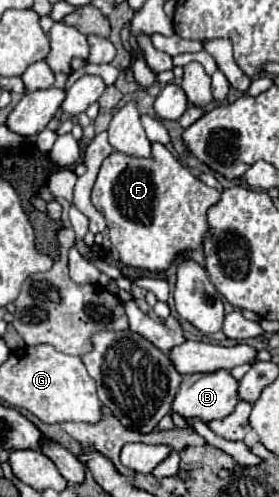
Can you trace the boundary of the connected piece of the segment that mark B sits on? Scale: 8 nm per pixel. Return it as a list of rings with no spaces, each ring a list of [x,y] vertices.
[[[219,370],[219,372],[211,372],[211,374],[187,374],[179,386],[179,392],[173,400],[173,412],[181,414],[183,418],[199,418],[203,422],[211,422],[217,418],[225,418],[229,416],[237,402],[237,380],[227,372],[227,370]]]

